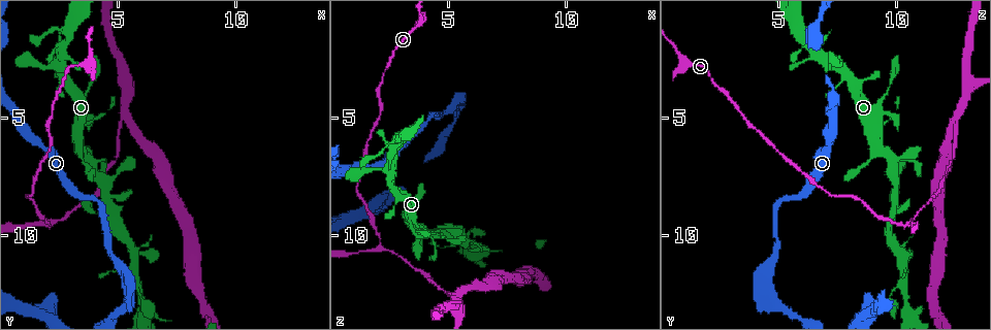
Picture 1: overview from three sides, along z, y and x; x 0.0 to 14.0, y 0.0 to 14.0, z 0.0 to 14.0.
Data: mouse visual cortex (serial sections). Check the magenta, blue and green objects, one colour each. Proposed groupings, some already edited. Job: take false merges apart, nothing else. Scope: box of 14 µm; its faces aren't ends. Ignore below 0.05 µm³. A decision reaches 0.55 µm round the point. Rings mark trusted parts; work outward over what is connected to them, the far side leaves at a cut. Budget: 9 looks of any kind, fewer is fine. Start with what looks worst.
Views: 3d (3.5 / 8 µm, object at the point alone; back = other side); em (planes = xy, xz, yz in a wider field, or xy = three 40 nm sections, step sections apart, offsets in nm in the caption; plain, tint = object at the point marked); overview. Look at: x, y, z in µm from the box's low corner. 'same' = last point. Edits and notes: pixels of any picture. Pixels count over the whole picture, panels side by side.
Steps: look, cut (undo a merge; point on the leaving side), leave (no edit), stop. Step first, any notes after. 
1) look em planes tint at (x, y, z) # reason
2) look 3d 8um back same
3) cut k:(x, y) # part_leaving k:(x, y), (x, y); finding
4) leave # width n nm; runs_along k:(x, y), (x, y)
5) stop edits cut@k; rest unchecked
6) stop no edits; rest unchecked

look 3d 3.5um at (2.1, 9.4, 10.5)

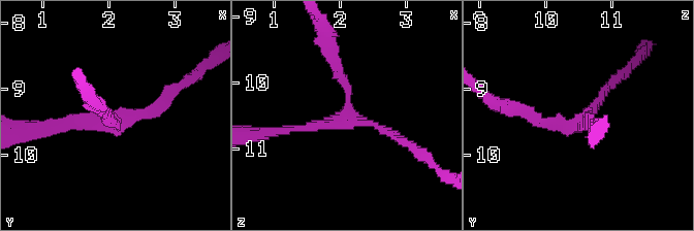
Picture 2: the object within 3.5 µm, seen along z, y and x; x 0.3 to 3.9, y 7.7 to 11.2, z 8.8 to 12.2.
look em xy step 2 tint at (2.10, 9.55, 10.50) # arms 3; arm_widths 150, 150, 200 nm

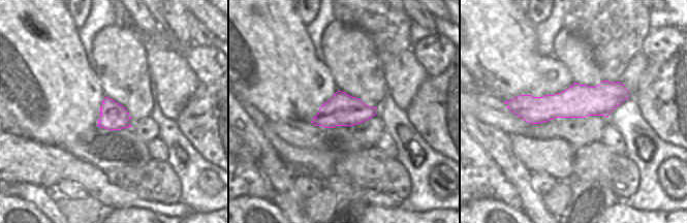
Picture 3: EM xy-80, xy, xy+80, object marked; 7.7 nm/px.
leave # runs_along 2:(333, 57), (349, 91), (346, 116), (403, 141); all the same cell

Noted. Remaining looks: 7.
look 3d 3.5um at (5.2, 5.0, 12.6)

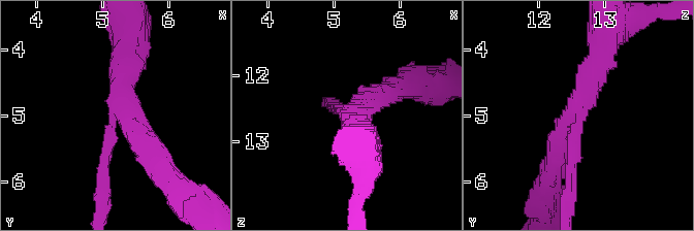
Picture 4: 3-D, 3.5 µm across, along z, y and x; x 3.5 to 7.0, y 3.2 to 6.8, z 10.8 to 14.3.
look em planes tint at (5.25, 4.95, 12.55) # arms 3; arm_widths 150, 350, 400 nm

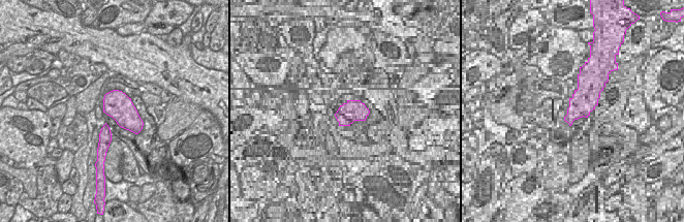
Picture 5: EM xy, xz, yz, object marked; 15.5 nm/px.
leave # runs_along 4:(335, 108), (347, 117), (388, 93); all the same cell

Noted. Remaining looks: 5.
look 3d 3.5um at (5.5, 12.3, 4.2) # sudden change in width

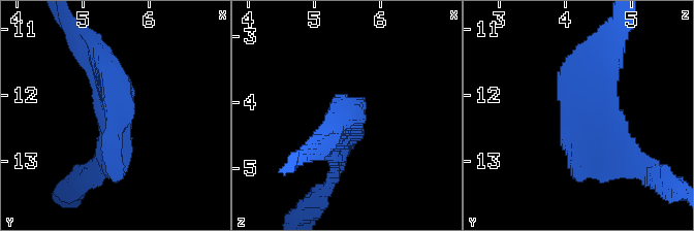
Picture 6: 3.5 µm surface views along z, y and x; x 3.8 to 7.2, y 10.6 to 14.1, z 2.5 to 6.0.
look em planes tint at (5.55, 12.25, 4.30)

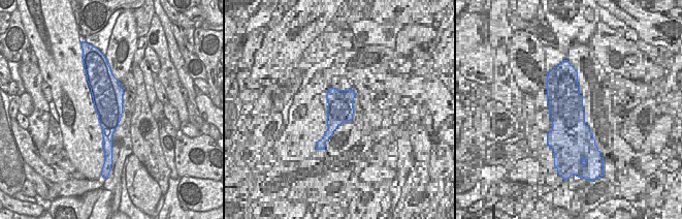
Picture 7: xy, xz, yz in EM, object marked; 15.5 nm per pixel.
leave # runs_along 6:(99, 59), (118, 97), (115, 166); continuous, no second cell

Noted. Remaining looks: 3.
look 3d 8um back at (4.6, 8.9, 9.8) # side arm on a straight run

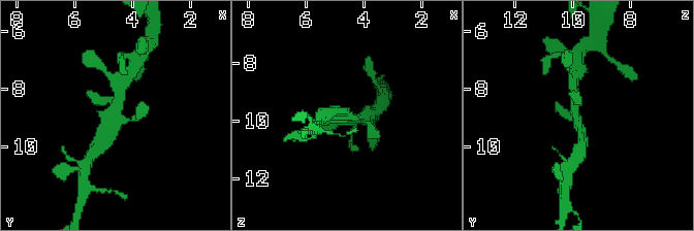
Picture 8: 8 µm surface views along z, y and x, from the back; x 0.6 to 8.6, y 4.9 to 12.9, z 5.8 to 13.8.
look 3d 3.5um at (4.5, 8.9, 10.0) # zoom in

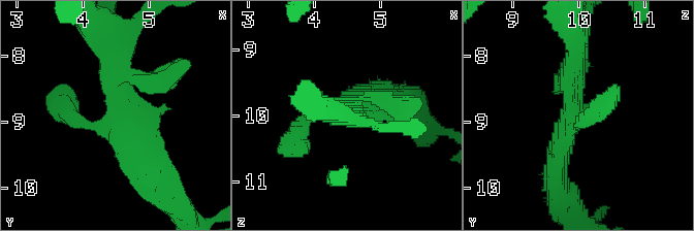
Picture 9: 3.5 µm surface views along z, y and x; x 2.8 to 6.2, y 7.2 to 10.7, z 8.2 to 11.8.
look em xy step 1 tint at (4.60, 8.85, 9.85) # need the tissue

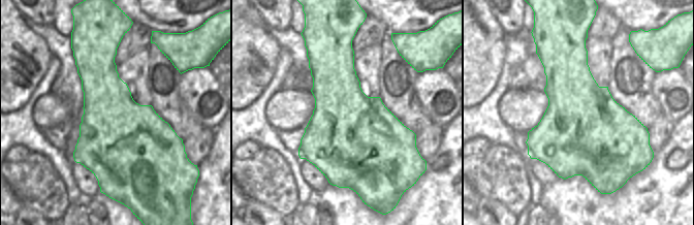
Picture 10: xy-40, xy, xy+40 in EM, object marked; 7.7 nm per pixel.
leave # width 700 nm; runs_along 9:(105, 42), (143, 169); one cell here

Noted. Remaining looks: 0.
stop no edits; rest unchecked

